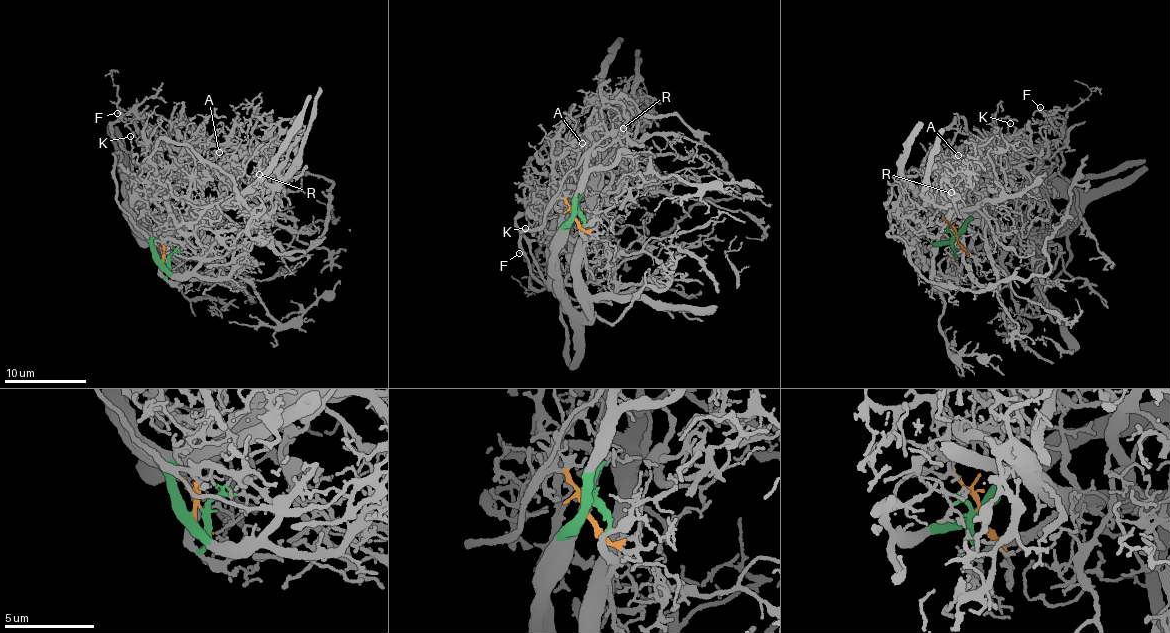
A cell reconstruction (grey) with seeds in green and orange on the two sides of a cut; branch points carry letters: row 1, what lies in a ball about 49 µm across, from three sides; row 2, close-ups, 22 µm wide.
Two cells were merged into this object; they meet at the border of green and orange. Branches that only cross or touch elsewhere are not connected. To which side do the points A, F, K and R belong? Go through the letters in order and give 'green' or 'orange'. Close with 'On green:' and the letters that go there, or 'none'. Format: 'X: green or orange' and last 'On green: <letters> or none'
A: orange
F: orange
K: orange
R: green
On green: R

